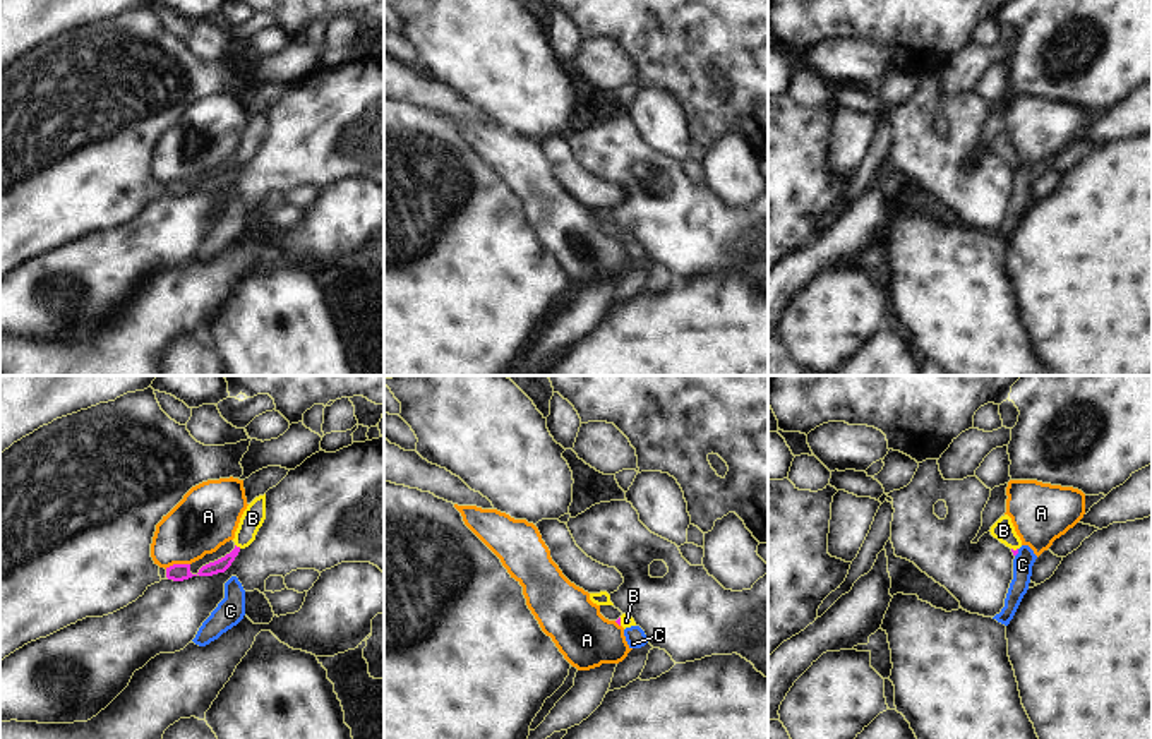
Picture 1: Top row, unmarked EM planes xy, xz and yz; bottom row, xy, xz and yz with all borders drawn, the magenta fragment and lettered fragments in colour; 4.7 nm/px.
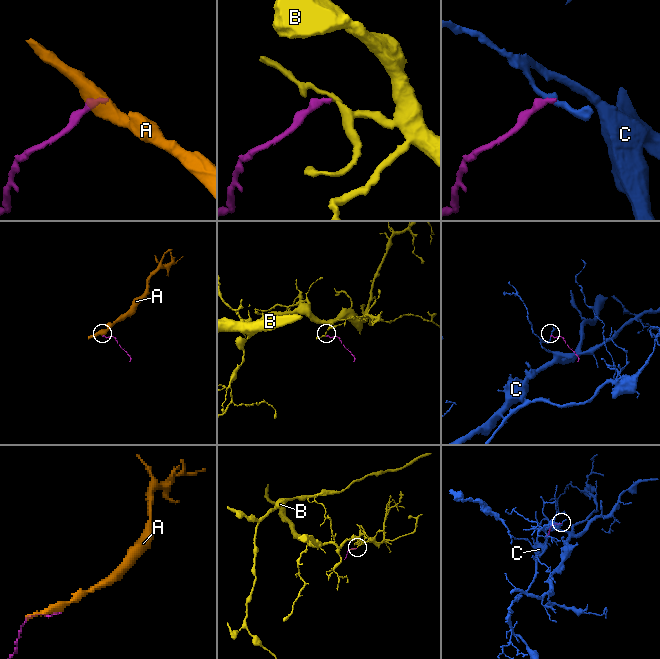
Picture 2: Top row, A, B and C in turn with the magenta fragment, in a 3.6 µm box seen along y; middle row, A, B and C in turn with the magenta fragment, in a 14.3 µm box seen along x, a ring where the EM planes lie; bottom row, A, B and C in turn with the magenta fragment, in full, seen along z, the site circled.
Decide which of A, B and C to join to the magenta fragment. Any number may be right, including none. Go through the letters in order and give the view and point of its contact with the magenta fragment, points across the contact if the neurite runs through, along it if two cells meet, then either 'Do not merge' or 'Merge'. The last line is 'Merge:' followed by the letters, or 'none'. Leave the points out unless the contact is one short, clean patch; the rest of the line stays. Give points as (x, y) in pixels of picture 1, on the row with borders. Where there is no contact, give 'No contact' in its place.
A: Touches magenta at xy (177, 564). Boundary: xy (189, 563), (174, 563), (165, 568). Do not merge
B: Touches magenta at xy (239, 547). Path across: xy (222, 564), (239, 547), (252, 518). Merge
C: Touches magenta at yz (1017, 552). Boundary: yz (1019, 549), (1015, 556). Do not merge
Merge: B.

